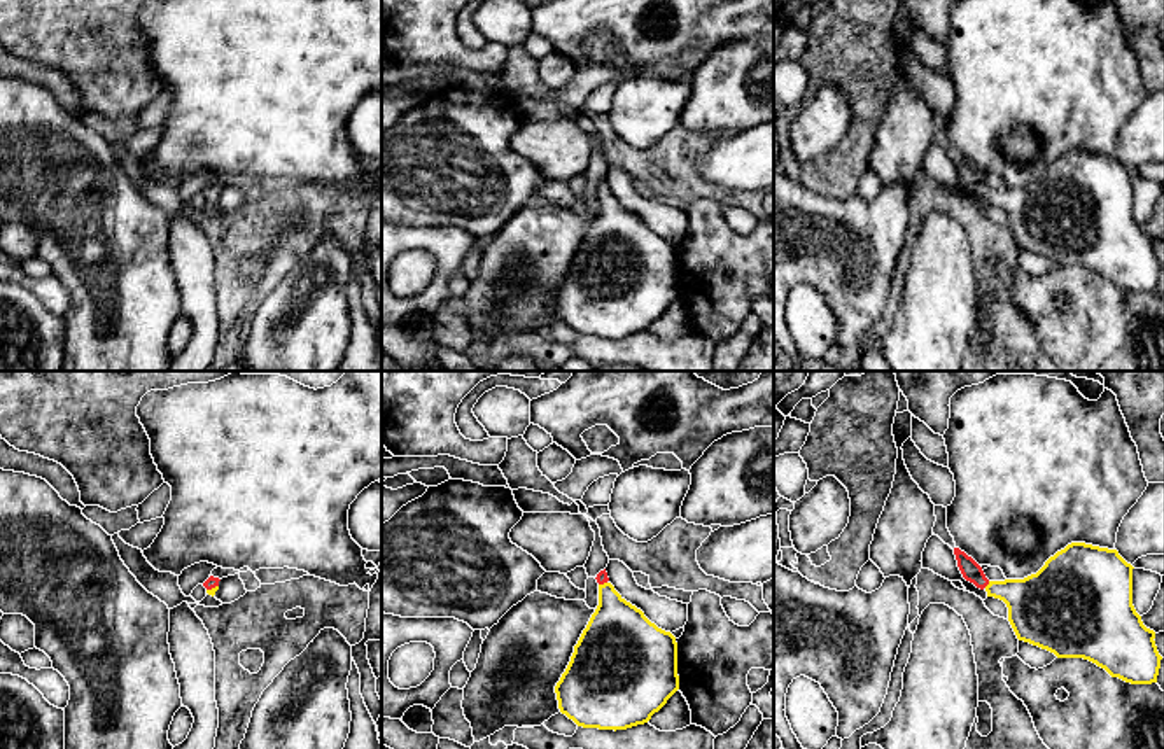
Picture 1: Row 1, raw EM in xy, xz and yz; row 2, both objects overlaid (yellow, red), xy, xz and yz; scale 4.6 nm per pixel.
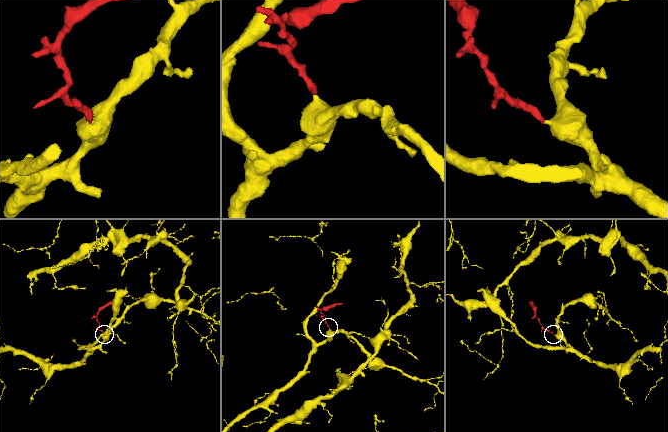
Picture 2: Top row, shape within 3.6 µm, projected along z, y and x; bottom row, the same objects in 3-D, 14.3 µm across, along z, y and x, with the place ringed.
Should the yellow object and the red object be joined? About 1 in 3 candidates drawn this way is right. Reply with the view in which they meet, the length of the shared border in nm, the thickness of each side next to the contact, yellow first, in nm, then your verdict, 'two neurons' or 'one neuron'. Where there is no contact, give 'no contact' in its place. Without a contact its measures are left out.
yz | 40 nm | 280/90 nm | one neuron

